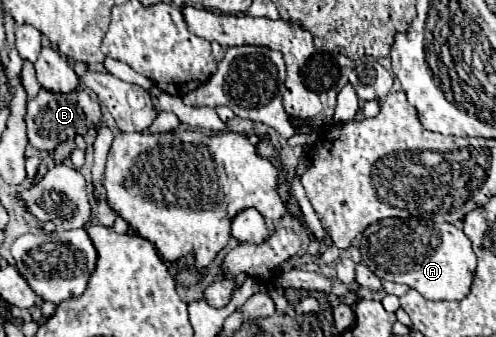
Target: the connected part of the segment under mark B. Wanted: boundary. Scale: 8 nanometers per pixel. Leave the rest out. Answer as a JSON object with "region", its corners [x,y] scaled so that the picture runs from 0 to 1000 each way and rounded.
{"region":[[[81,267],[69,297],[56,297],[52,332],[52,374],[56,374],[56,415],[77,445],[109,445],[133,409],[149,409],[153,398],[169,398],[169,380],[198,380],[202,374],[202,315],[173,279],[169,267],[149,267],[141,279],[109,279]]]}

